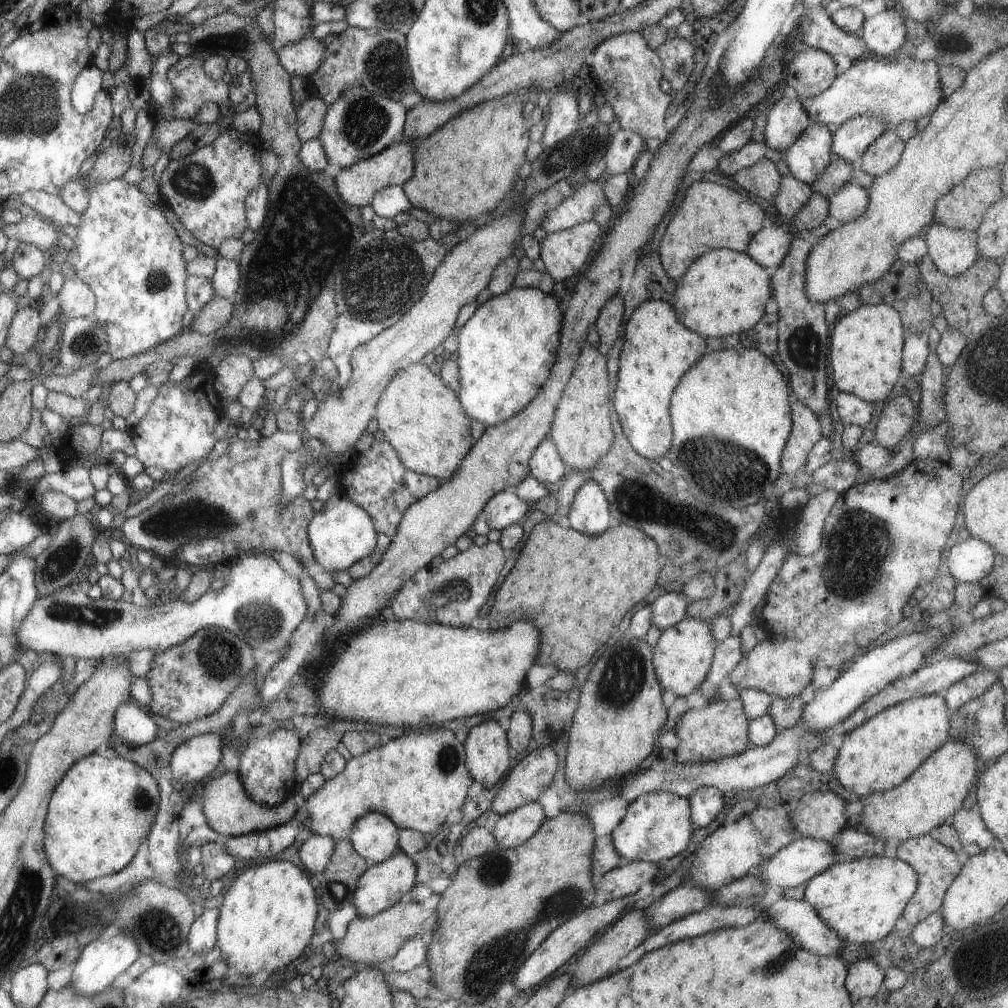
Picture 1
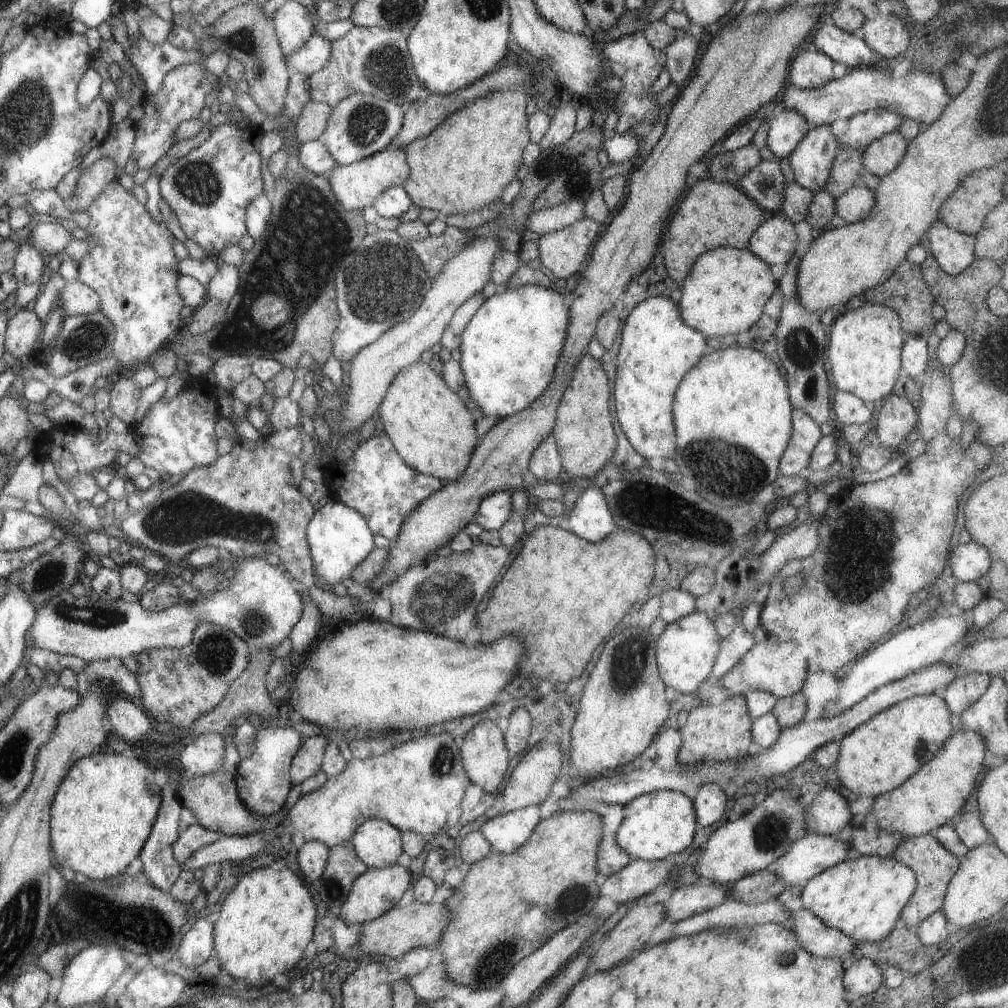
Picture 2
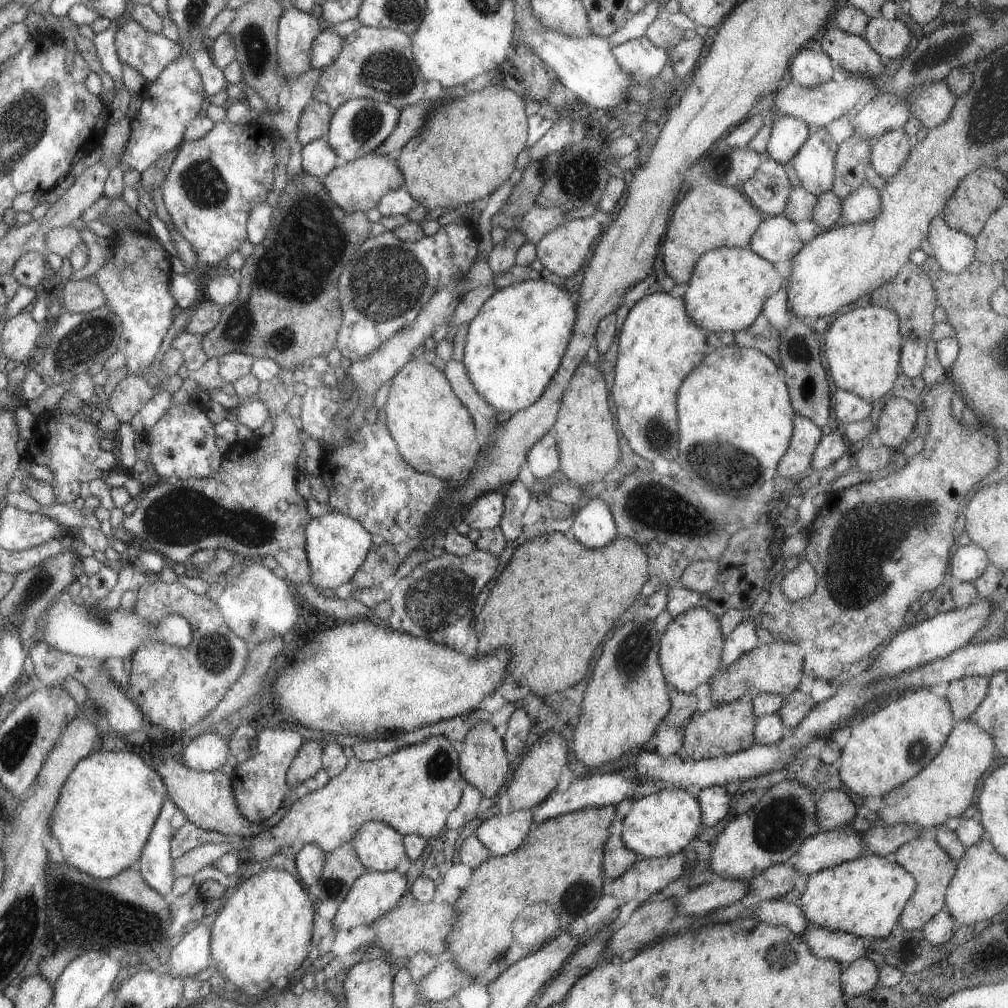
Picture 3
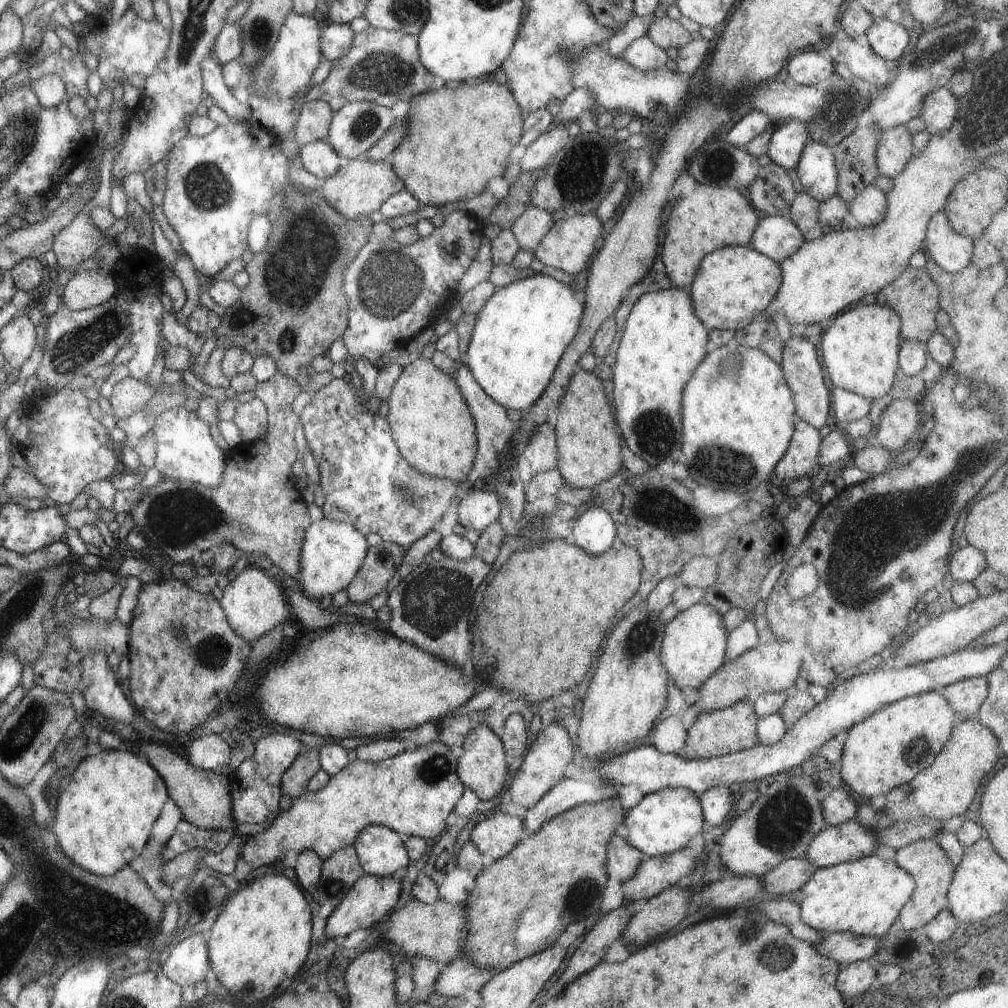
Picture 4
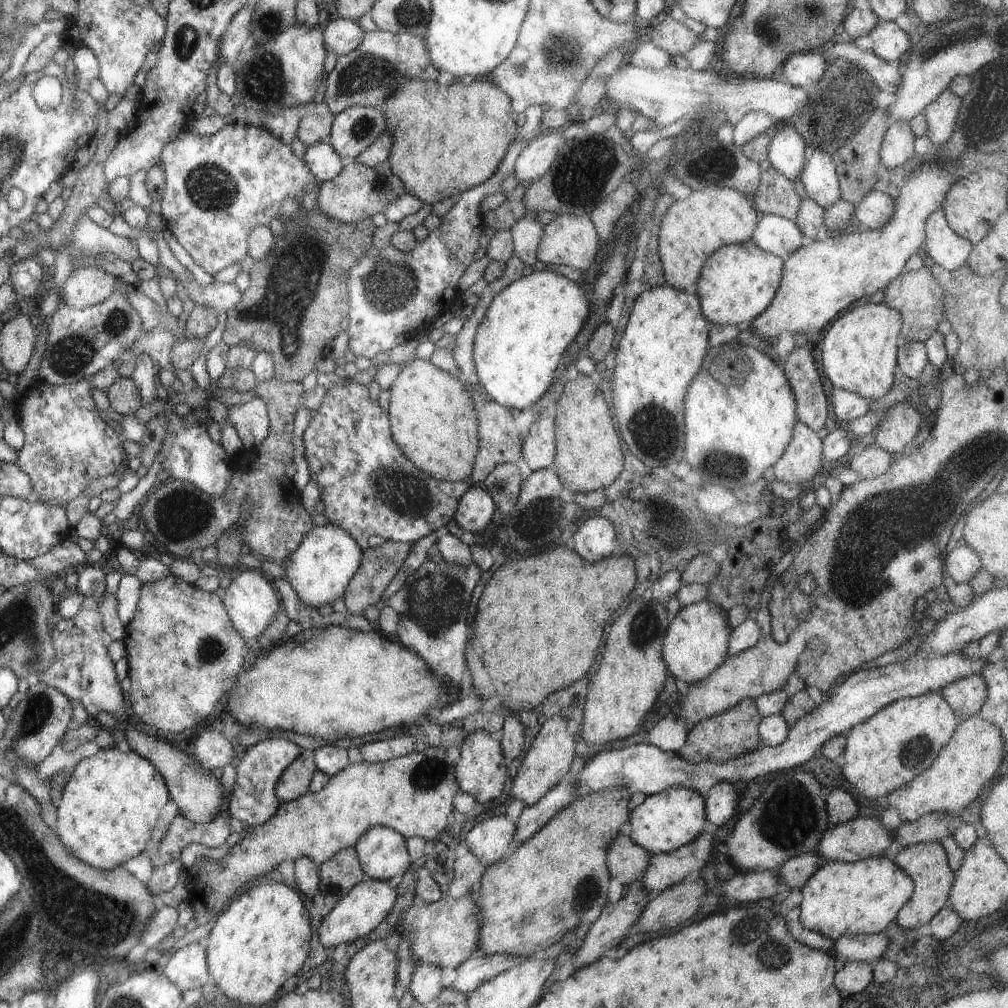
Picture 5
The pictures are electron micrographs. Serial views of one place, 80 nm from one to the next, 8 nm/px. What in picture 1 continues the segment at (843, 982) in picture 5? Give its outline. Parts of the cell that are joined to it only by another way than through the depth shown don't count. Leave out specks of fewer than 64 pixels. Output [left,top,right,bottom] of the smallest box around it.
[844,959,884,1002]

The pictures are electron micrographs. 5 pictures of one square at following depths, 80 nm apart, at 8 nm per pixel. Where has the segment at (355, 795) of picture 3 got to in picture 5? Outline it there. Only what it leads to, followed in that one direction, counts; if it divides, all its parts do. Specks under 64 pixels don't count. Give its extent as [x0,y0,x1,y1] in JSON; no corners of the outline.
[189,747,458,925]

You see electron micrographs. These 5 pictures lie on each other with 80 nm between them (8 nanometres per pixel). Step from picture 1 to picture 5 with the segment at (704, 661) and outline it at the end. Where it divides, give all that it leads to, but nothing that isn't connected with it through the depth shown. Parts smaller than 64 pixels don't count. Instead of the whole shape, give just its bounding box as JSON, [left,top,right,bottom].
[661,599,730,686]

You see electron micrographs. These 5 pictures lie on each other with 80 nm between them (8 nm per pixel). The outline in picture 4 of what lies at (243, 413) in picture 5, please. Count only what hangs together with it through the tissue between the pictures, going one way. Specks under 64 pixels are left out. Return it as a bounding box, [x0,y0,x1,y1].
[232,397,266,443]

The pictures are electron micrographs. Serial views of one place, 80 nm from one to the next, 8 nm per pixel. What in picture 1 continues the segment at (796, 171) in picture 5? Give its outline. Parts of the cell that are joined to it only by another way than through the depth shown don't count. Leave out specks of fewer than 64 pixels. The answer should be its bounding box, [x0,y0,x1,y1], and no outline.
[763,96,811,153]

